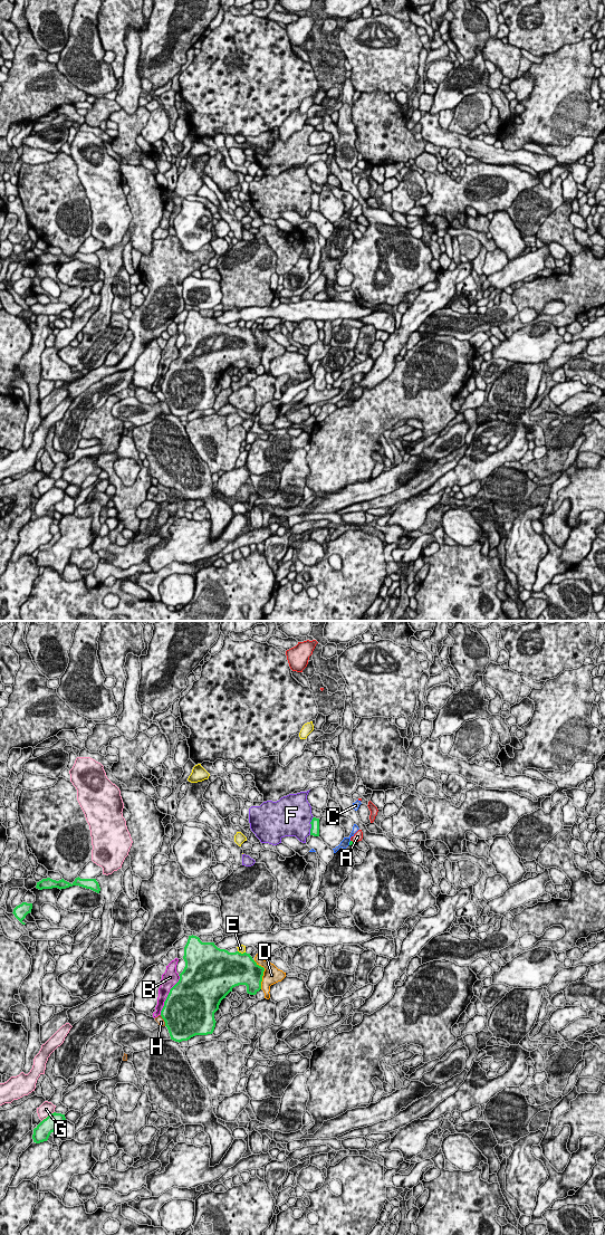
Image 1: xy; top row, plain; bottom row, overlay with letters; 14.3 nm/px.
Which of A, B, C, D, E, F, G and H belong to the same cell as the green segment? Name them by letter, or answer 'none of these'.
none of these

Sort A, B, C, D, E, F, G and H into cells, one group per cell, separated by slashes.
A / B / C / D / E / F / G / H

